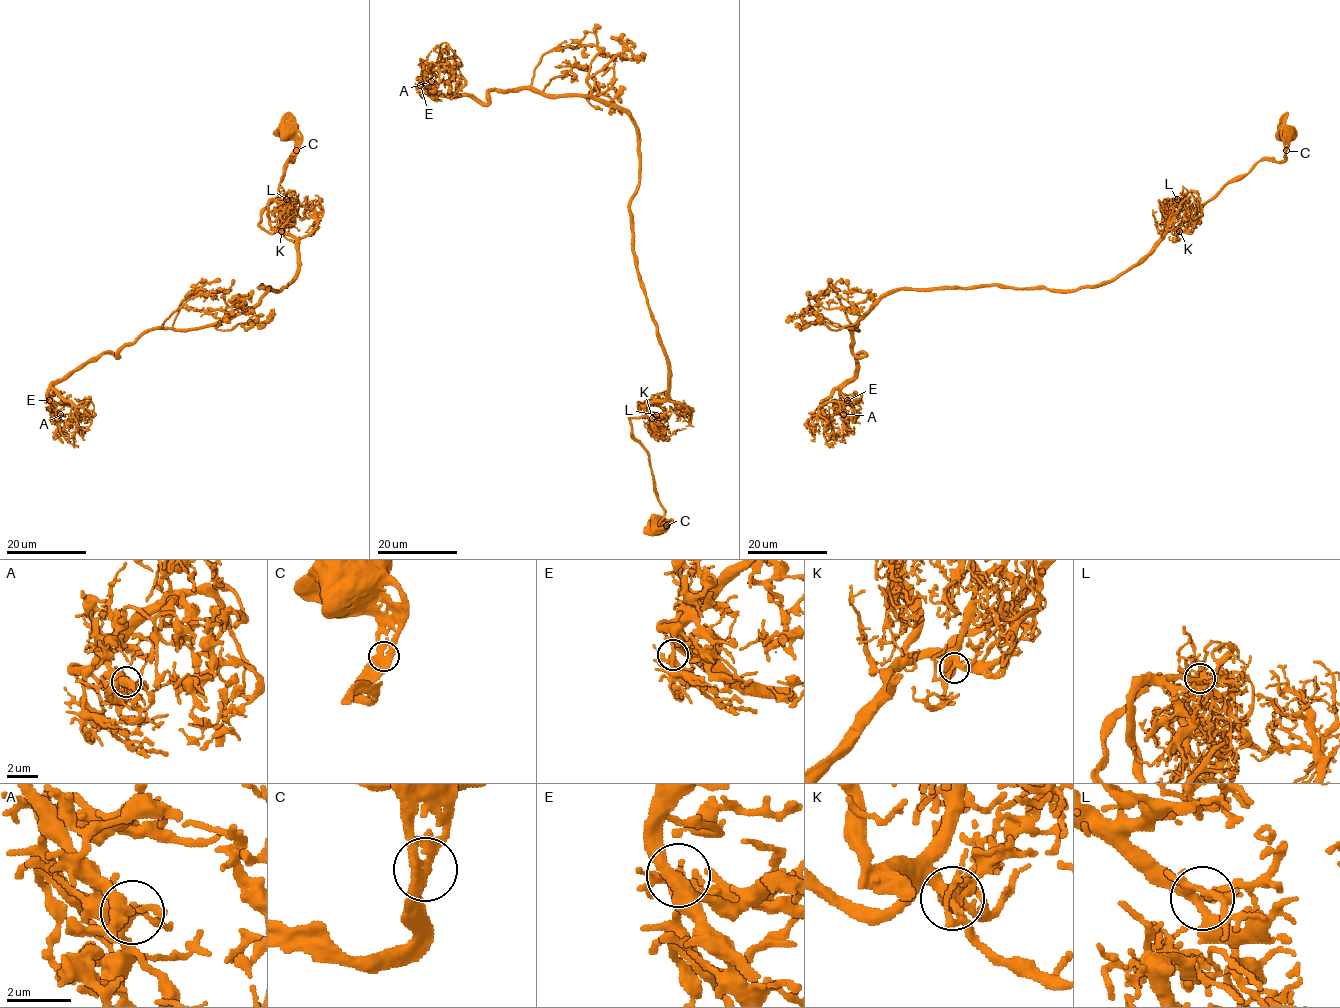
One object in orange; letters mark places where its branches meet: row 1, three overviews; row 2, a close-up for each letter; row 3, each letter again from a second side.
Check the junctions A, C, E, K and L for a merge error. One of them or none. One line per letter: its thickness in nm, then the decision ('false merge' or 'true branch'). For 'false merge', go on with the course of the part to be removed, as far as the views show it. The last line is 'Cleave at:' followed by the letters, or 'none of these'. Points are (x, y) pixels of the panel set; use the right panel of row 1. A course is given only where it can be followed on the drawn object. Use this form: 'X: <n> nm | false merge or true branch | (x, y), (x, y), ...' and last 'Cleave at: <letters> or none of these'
A: 360 nm | true branch
C: 340 nm | true branch
E: 280 nm | true branch
K: 320 nm | true branch
L: 320 nm | true branch
Cleave at: none of these

